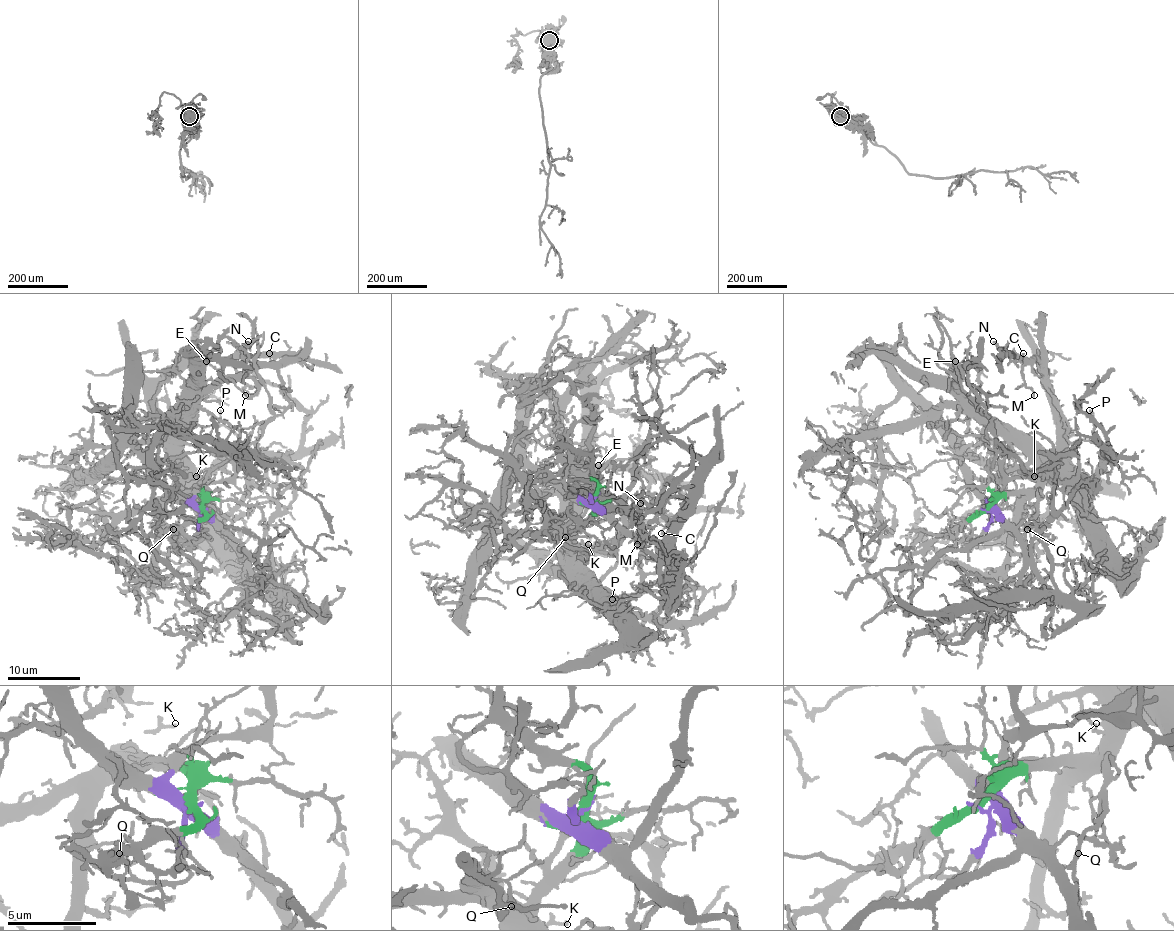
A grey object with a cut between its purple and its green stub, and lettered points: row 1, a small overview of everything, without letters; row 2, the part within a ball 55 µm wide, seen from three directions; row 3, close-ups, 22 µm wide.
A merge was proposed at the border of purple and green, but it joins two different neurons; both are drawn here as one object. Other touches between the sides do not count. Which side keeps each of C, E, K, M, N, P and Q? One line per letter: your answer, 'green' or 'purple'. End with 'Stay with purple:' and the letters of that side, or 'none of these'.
C: green
E: green
K: green
M: green
N: green
P: green
Q: green
Stay with purple: none of these

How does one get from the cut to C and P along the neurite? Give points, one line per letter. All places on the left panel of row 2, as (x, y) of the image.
C: (204, 510), (198, 496), (175, 487), (157, 390), (195, 363), (271, 361), (269, 354)
P: (204, 510), (200, 498), (184, 490), (182, 474), (204, 479), (235, 448), (237, 436), (224, 423), (220, 410)

